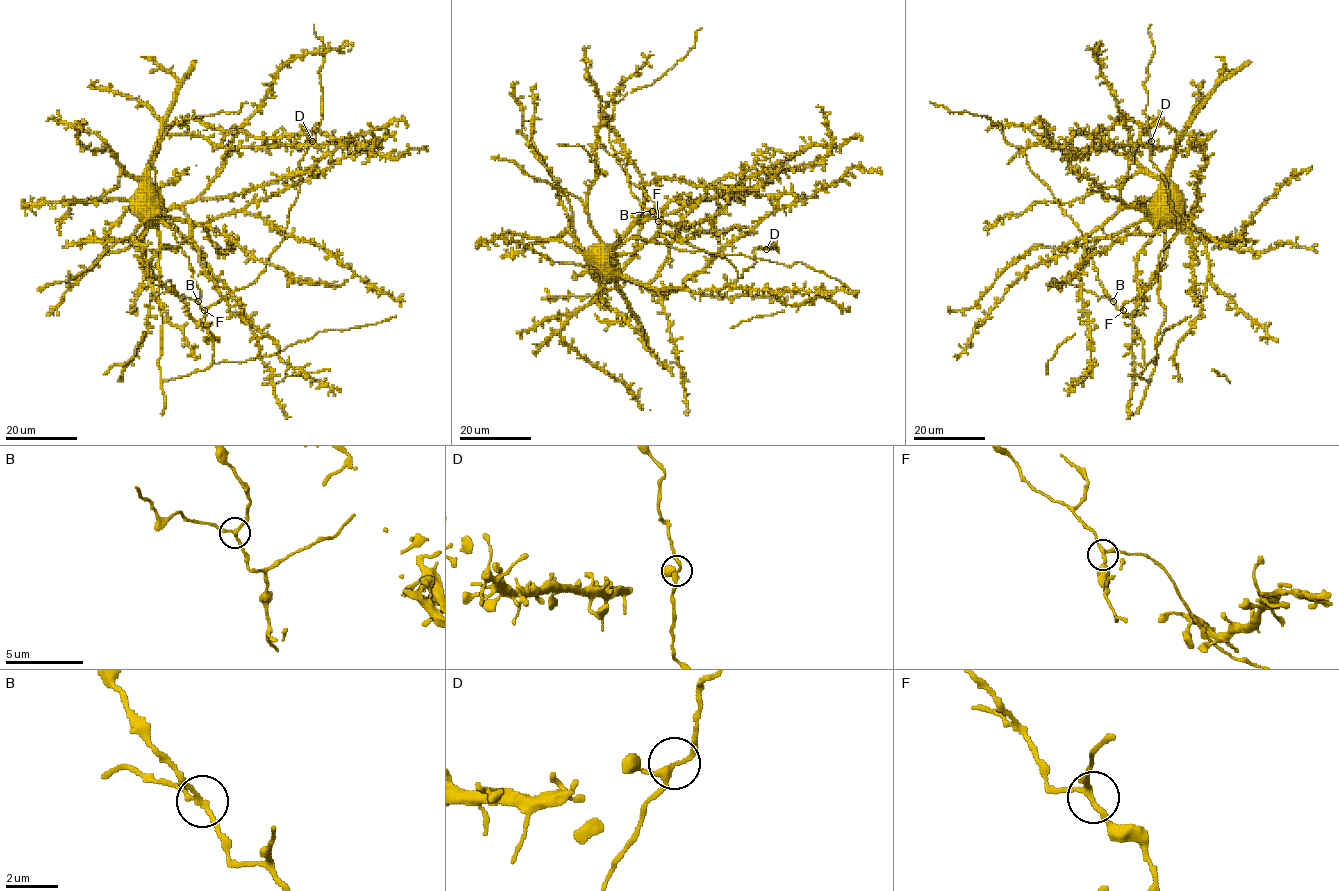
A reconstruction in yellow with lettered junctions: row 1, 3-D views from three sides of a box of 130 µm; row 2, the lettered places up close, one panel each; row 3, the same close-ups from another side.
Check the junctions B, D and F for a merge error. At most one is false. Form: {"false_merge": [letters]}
{"false_merge": ["B"]}

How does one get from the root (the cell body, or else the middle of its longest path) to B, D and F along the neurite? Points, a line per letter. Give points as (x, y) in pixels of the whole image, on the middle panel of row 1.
B: (596, 251), (633, 253), (658, 234), (674, 234), (682, 238), (672, 224), (659, 220), (651, 211)
D: (596, 251), (633, 253), (658, 234), (674, 234), (726, 258), (742, 277), (756, 263), (753, 250), (766, 249)
F: (596, 251), (633, 253), (658, 234), (674, 234), (682, 238), (672, 224), (658, 221)

